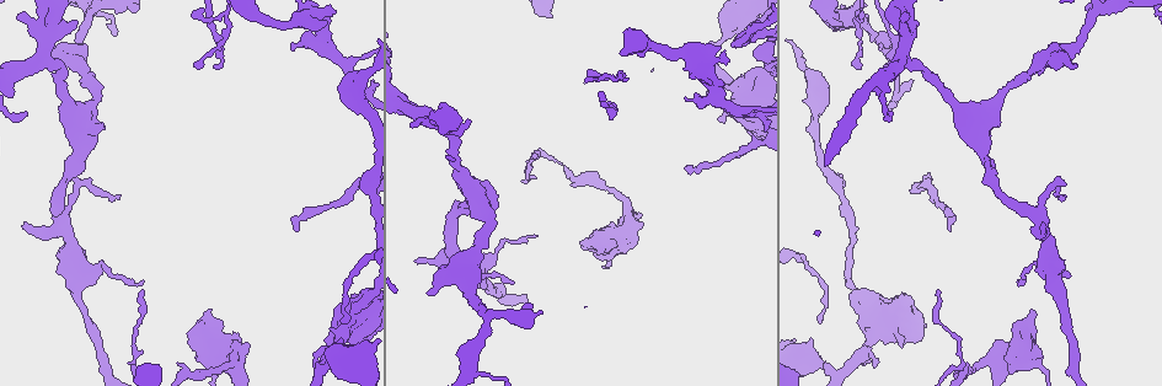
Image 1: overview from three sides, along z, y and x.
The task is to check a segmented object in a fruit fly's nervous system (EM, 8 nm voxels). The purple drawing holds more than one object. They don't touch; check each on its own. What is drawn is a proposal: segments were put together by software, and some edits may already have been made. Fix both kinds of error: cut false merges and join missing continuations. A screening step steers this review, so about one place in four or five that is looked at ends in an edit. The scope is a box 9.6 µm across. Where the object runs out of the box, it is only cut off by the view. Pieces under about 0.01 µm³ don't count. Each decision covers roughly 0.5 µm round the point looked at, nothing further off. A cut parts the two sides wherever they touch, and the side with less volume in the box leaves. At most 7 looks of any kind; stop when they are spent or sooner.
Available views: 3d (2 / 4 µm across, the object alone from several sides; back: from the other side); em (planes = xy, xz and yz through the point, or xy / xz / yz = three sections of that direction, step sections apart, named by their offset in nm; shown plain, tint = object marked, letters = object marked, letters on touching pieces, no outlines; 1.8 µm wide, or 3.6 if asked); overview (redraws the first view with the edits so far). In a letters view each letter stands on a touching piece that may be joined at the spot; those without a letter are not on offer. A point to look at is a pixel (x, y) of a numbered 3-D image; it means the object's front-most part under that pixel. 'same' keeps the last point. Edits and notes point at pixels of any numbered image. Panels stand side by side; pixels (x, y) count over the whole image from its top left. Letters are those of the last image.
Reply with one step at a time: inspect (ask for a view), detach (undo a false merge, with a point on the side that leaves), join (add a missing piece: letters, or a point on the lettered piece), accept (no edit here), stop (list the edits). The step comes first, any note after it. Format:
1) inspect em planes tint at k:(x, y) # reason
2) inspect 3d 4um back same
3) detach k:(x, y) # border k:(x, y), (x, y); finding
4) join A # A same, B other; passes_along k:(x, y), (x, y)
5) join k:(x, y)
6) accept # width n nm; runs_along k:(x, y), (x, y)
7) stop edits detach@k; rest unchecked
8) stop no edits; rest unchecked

inspect 3d 4um at 1:(903, 346) # free end

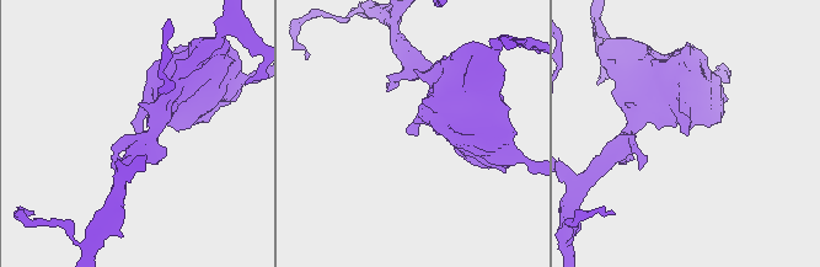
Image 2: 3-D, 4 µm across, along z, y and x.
inspect em 3.6um xy step 4 letters at 2:(137, 132) # shape alone is not enough

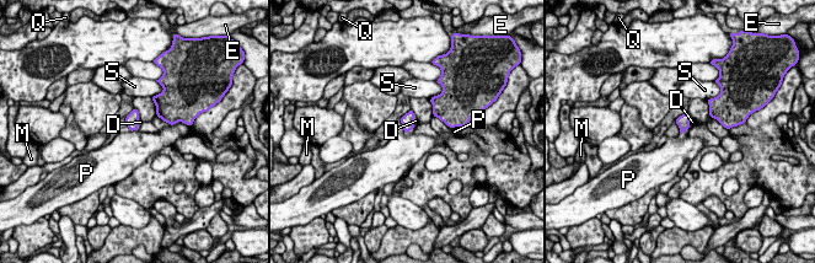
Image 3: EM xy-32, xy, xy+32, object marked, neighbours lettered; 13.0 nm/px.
inspect em 3.6um planes letters same

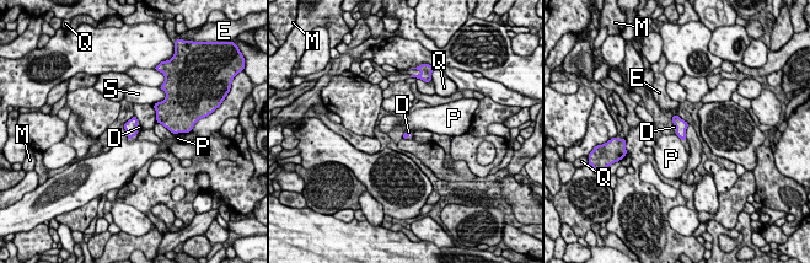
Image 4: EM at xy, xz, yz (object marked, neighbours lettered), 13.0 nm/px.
join D # D same, E other, M other, P other, Q other, S other; passes_along 4:(130, 127), (137, 132), (139, 127); it goes on there

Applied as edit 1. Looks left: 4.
inspect overview

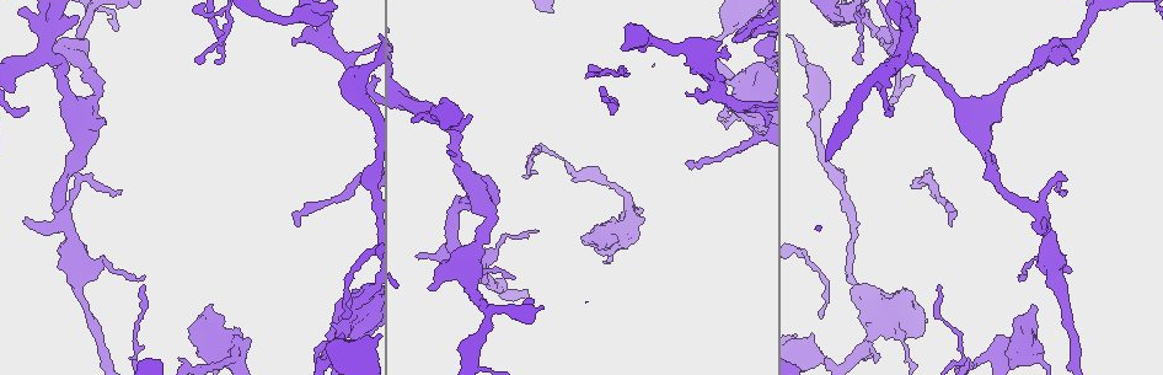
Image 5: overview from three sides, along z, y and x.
inspect em planes letters at 5:(200, 319) # an open end

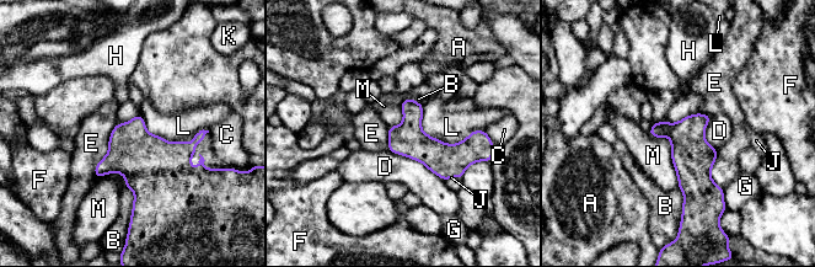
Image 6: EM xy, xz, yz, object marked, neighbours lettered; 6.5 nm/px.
accept # longest_contact L 440 nm; A other, B other, C other, D other, E other, F other, G other, H other, J other, K other, L other, M other; border 6:(648, 132), (669, 139), (677, 187); no lettered piece goes on from it

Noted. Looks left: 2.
inspect em planes plain at 5:(937, 286)

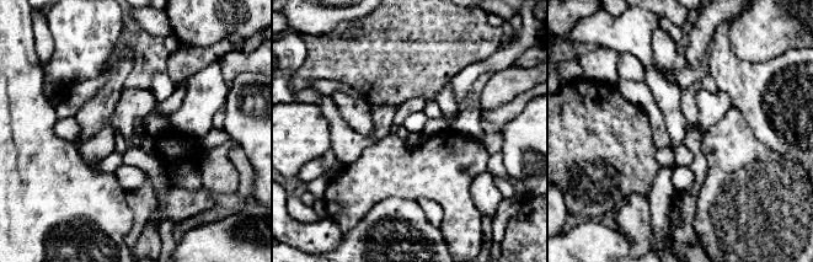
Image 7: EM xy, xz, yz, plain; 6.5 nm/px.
inspect em planes letters same # what lies round it

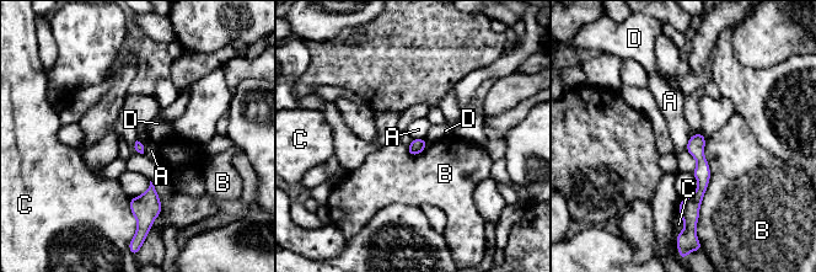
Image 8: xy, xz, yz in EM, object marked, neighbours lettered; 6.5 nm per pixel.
accept # longest_contact B 550 nm; A other, B other, C other, D other; runs_along 8:(699, 137), (702, 188), (682, 212); none of them fits

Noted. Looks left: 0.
stop edits join@4; rest unchecked

